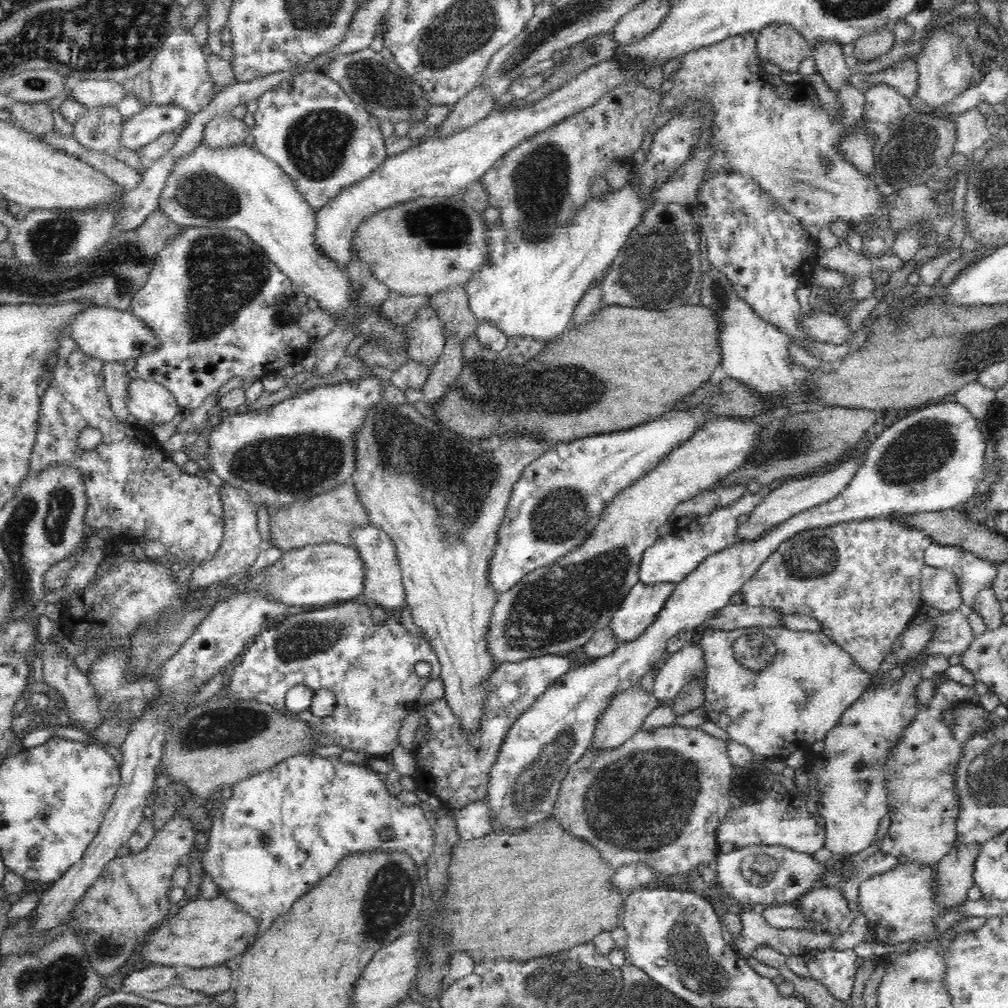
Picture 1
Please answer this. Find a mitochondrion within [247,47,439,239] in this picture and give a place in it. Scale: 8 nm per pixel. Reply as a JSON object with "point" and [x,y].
{"point":[316,144]}

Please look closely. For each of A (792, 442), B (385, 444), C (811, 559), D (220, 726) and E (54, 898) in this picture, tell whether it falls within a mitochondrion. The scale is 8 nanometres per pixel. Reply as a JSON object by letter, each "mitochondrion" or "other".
{"A":"mitochondrion","B":"mitochondrion","C":"mitochondrion","D":"mitochondrion","E":"other"}

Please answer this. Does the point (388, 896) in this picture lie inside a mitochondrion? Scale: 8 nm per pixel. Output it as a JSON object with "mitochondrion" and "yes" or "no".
{"mitochondrion":"yes"}

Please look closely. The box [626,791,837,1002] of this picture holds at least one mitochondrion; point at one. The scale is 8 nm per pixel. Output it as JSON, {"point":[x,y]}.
{"point":[684,944]}

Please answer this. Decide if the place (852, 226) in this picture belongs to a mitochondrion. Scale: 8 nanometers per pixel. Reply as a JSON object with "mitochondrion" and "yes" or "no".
{"mitochondrion":"no"}

